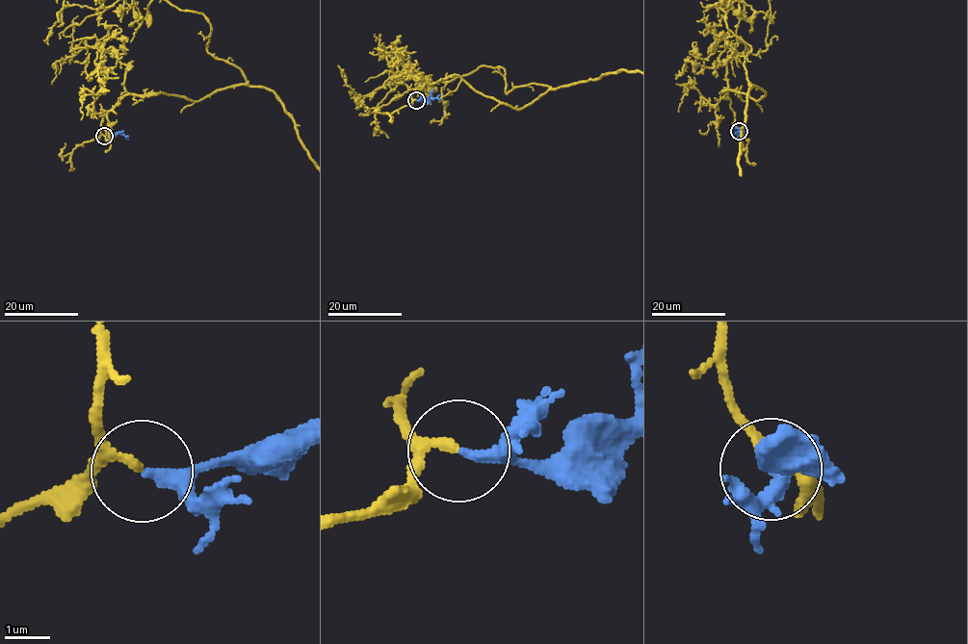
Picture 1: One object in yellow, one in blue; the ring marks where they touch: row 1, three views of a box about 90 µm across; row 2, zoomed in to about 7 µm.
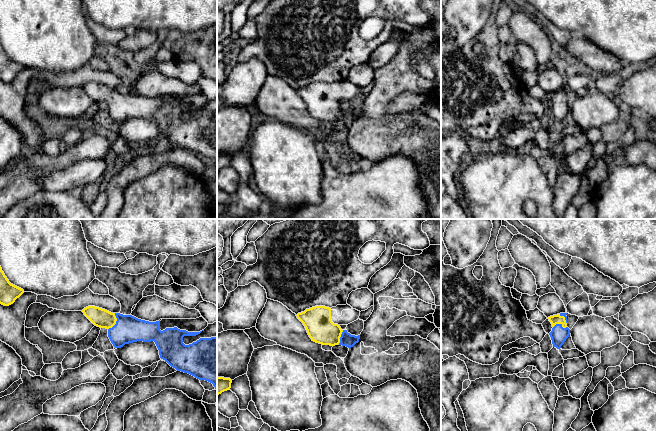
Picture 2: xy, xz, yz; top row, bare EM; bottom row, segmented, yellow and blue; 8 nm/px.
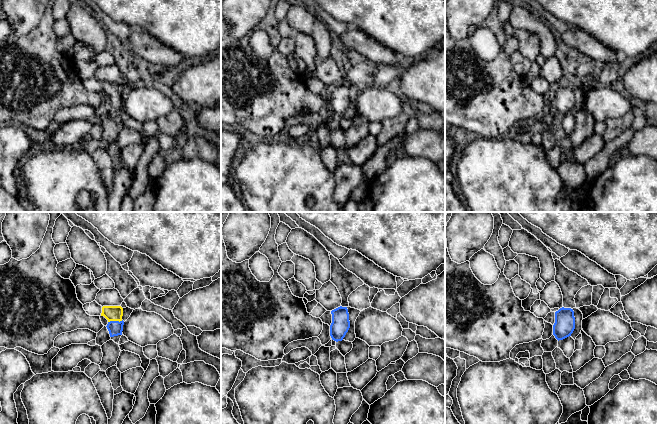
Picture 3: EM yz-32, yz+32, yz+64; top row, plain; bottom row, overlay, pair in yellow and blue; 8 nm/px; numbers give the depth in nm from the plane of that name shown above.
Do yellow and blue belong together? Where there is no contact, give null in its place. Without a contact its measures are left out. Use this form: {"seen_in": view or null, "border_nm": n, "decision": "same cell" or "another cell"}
{"seen_in": "xy", "border_nm": 150, "decision": "same cell"}

